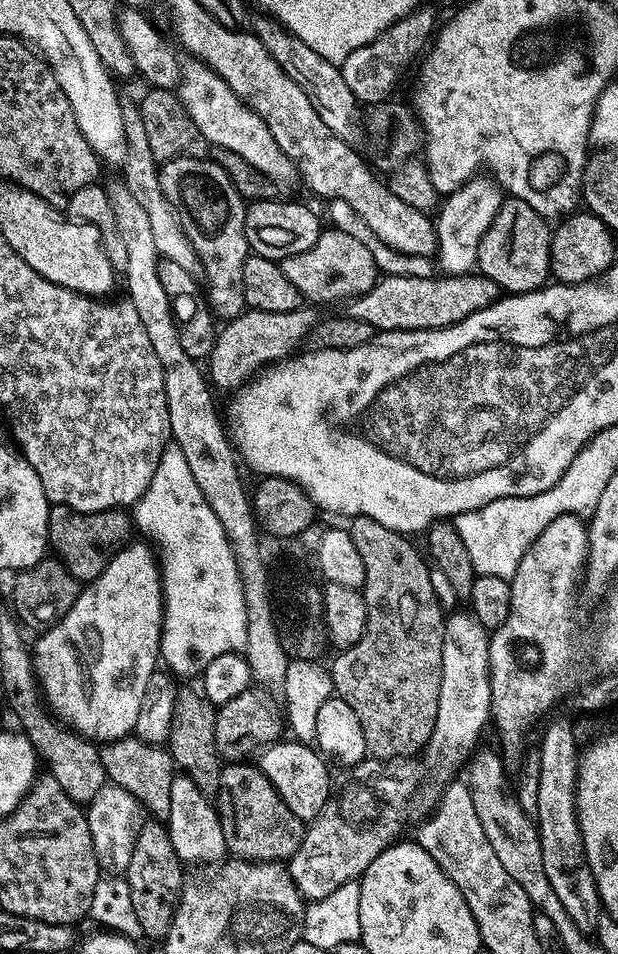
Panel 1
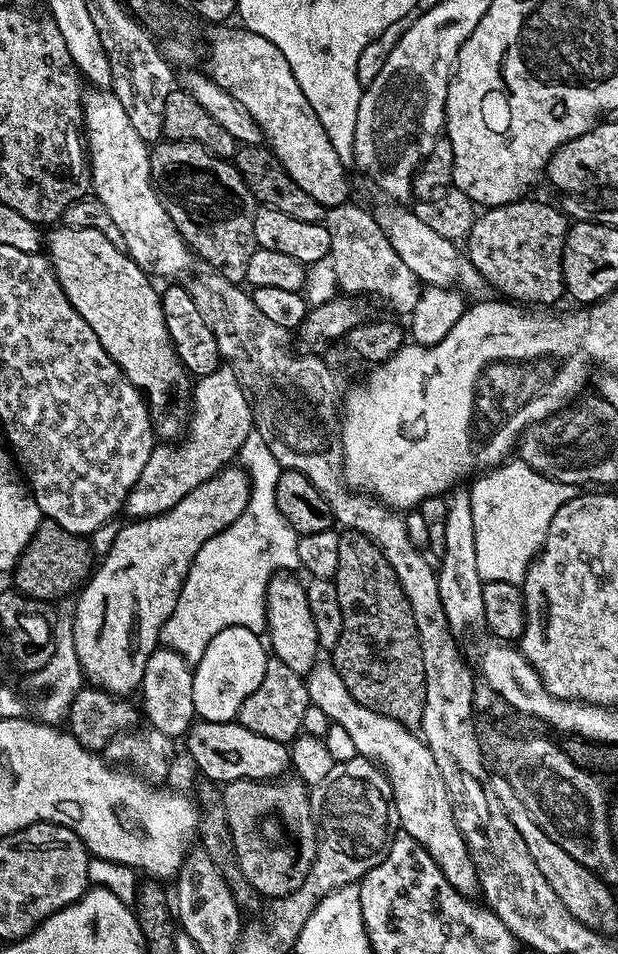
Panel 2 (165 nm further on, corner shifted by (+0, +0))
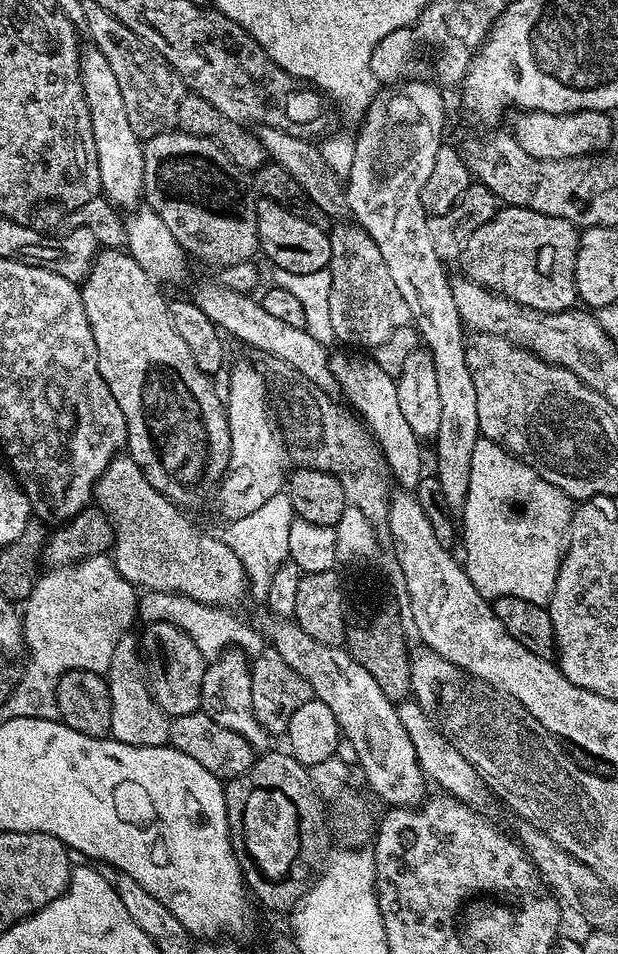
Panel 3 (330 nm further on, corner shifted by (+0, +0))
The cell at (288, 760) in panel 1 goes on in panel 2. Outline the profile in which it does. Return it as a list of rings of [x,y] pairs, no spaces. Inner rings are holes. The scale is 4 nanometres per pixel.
[[[197,719],[186,737],[188,756],[196,763],[203,779],[223,786],[235,780],[275,781],[289,771],[292,753],[288,744],[274,738],[262,738],[254,730],[246,730],[239,722],[210,722]]]

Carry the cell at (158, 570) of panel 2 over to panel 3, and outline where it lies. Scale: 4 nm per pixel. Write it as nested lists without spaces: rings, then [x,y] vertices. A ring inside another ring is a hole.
[[[254,365],[233,366],[228,376],[226,411],[232,449],[228,469],[224,471],[224,479],[218,485],[218,497],[221,514],[225,516],[225,521],[231,522],[246,518],[246,514],[254,514],[258,506],[270,502],[270,498],[274,498],[274,494],[285,487],[290,461],[270,407],[270,389],[263,375],[256,376]]]

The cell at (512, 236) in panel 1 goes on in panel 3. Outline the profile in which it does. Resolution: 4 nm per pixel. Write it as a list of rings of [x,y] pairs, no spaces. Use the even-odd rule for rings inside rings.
[[[504,206],[486,226],[478,226],[460,251],[459,271],[475,284],[490,288],[522,307],[562,312],[577,303],[576,255],[580,237],[576,225],[534,210]]]

